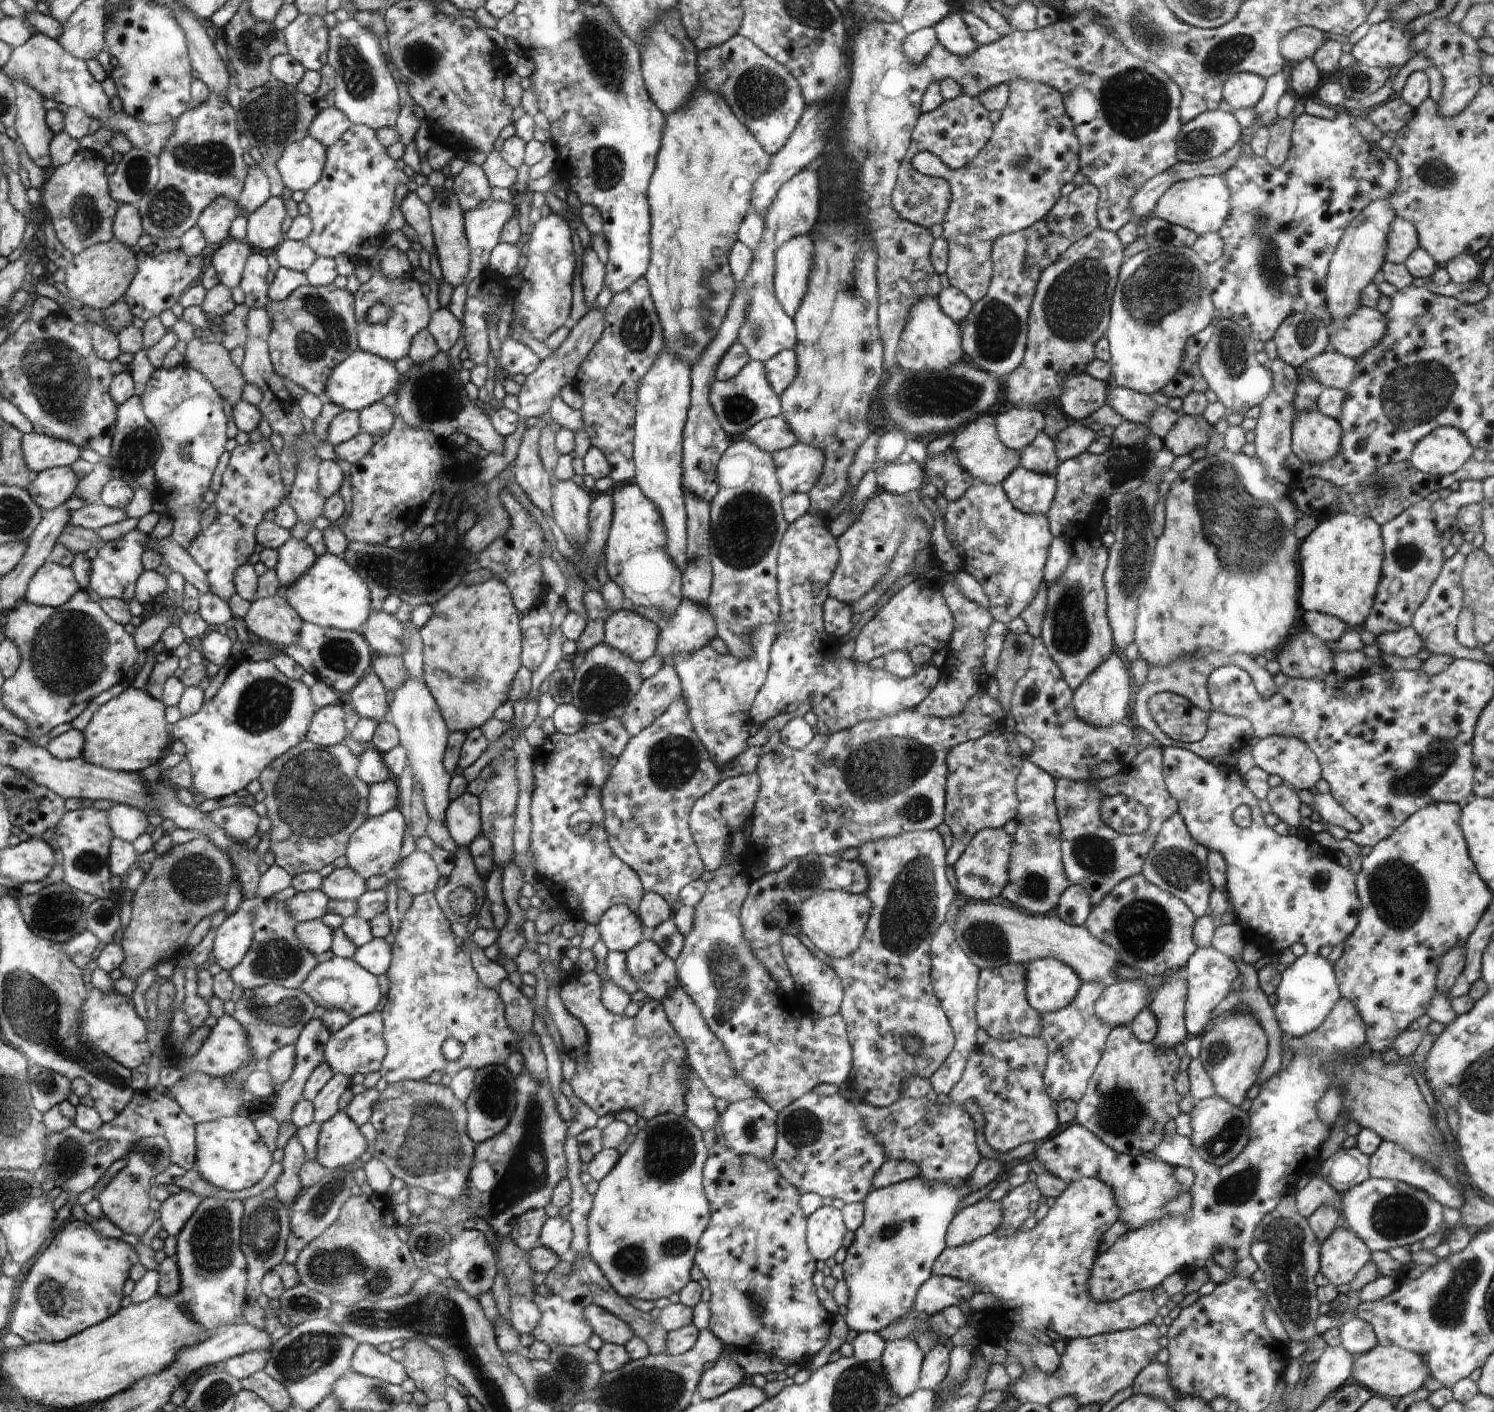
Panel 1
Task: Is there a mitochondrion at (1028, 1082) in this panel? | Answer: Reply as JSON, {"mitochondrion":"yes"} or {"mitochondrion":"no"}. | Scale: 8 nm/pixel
{"mitochondrion":"no"}

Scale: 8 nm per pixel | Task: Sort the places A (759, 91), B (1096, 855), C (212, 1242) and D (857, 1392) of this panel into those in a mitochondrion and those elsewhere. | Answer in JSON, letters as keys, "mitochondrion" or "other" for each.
{"A":"mitochondrion","B":"mitochondrion","C":"mitochondrion","D":"mitochondrion"}

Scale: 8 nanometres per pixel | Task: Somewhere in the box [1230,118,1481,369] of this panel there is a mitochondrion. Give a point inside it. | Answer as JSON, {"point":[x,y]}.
{"point":[1436,173]}

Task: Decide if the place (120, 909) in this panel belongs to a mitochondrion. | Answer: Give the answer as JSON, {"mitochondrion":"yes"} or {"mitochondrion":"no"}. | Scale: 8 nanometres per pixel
{"mitochondrion":"no"}

